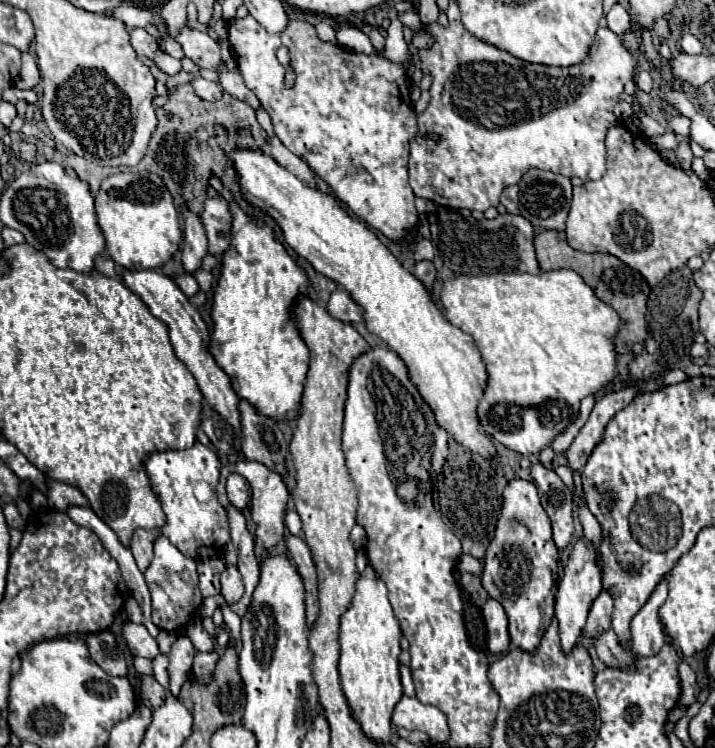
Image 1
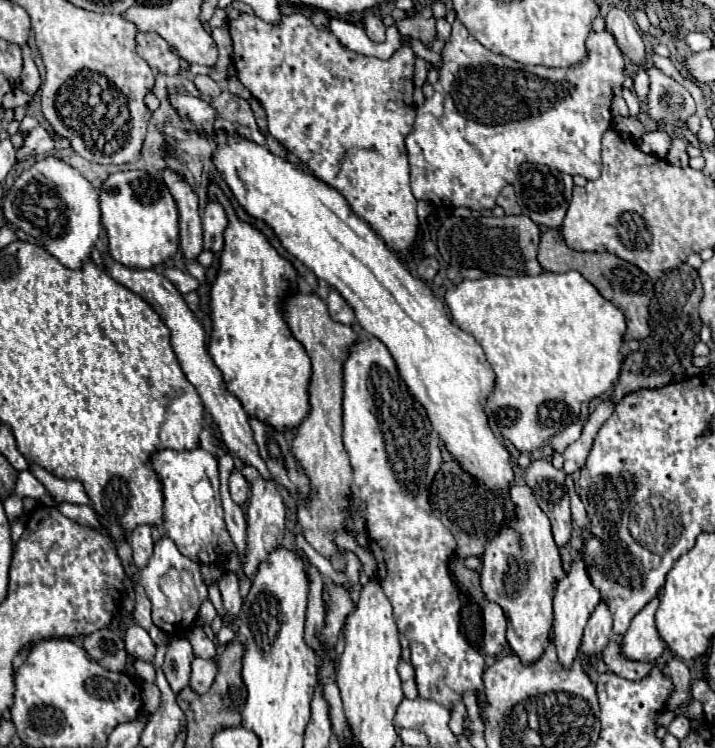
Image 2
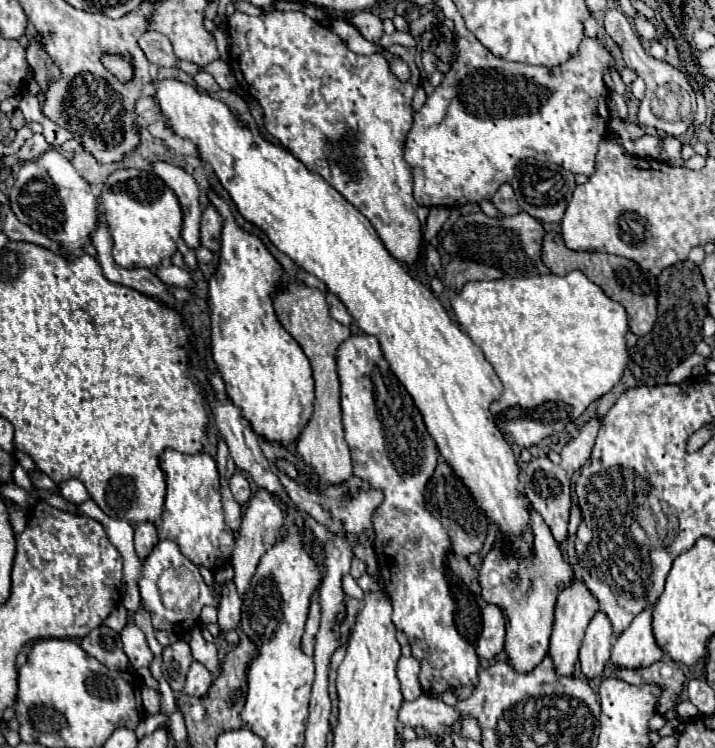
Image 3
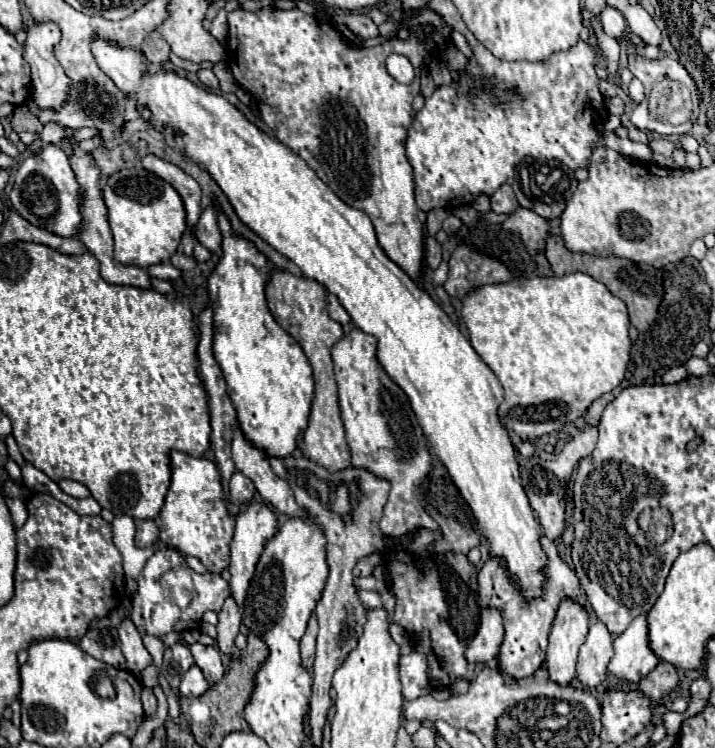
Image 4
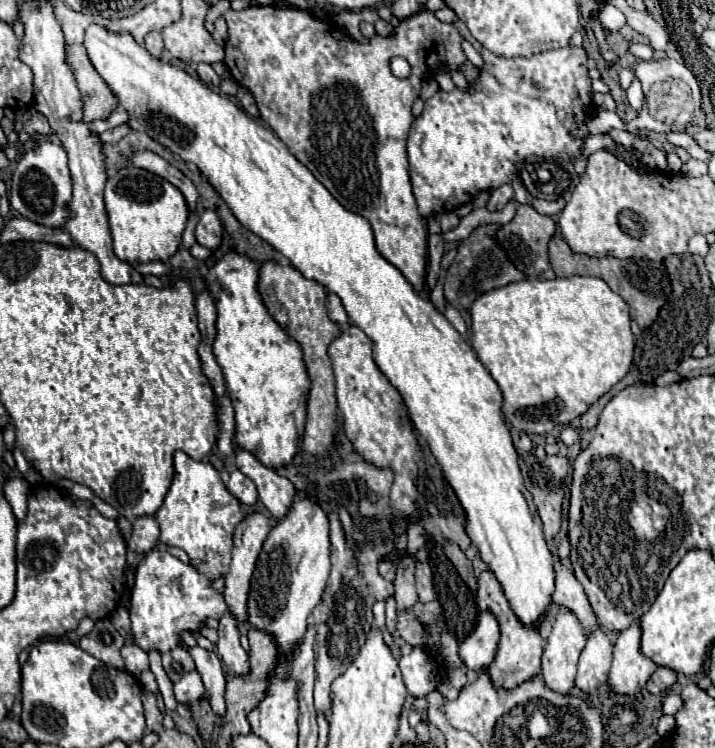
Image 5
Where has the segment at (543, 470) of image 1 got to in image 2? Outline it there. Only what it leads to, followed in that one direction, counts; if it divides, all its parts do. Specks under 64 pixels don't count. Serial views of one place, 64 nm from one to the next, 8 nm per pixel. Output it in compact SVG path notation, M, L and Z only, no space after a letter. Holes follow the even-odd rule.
M548 458L532 462L524 474L524 482L532 488L540 508L552 522L552 532L558 546L568 544L572 532L570 498L564 476L566 470L556 470Z

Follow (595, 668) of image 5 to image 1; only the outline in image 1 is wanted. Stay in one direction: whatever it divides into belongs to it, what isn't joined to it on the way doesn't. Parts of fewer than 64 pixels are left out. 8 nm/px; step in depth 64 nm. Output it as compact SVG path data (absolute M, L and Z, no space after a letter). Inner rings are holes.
M602 590L596 600L592 602L590 614L588 614L588 622L586 622L586 636L592 638L596 636L596 632L604 632L604 628L610 628L610 620L612 620L612 608L614 608L614 598L608 590Z

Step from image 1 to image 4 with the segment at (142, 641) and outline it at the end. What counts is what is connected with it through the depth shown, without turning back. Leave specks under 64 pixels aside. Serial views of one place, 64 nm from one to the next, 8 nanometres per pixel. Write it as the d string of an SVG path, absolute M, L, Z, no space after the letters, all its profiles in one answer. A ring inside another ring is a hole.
M126 618L126 620L122 620L118 634L120 634L120 642L122 642L122 652L128 660L128 670L132 674L140 676L140 672L152 664L152 656L144 648L138 628L134 626L134 622L130 618Z

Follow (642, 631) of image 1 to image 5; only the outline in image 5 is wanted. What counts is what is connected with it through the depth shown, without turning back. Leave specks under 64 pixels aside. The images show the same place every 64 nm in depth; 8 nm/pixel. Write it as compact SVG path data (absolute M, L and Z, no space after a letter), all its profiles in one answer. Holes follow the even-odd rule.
M638 622L618 634L614 642L614 660L608 674L612 692L632 696L634 700L640 698L640 690L644 690L644 684L658 668L654 660L642 654L640 636L642 630Z

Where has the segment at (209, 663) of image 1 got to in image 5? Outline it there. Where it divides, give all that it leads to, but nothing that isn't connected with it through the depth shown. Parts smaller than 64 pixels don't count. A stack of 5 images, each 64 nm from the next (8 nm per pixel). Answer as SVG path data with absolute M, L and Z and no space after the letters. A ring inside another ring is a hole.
M192 670L192 672L184 674L184 676L174 684L174 694L176 694L176 700L178 700L180 704L202 698L202 696L204 696L204 684L202 684L202 678L200 678L198 670Z

